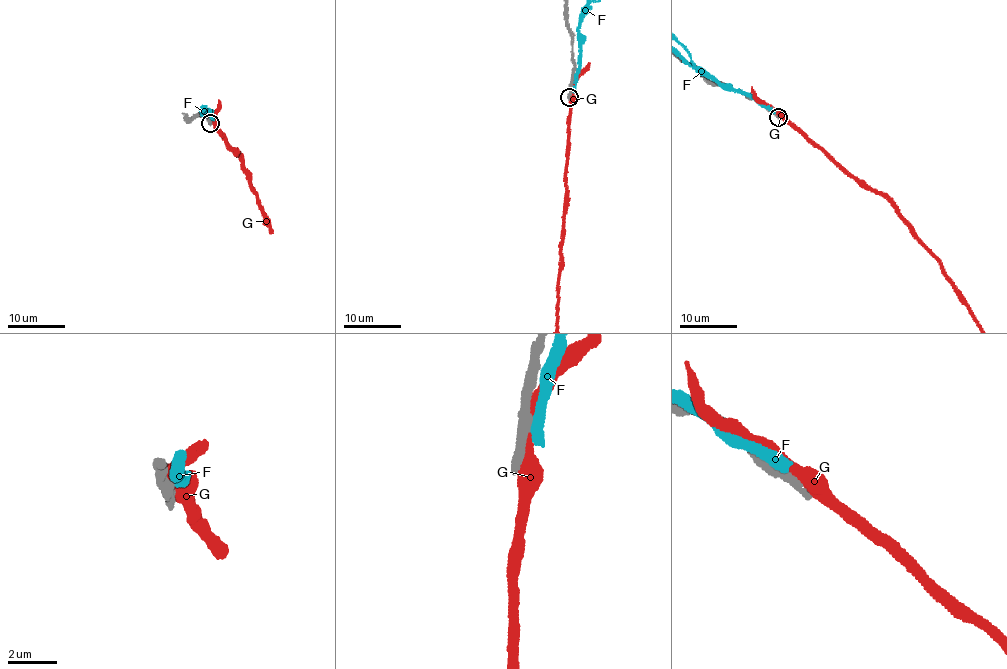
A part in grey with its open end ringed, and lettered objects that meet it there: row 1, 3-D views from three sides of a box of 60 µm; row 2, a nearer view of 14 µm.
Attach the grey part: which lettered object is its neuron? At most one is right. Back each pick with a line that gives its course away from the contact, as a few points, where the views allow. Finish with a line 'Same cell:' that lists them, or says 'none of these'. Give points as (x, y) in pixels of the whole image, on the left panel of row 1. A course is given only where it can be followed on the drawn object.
Same cell: none of these

